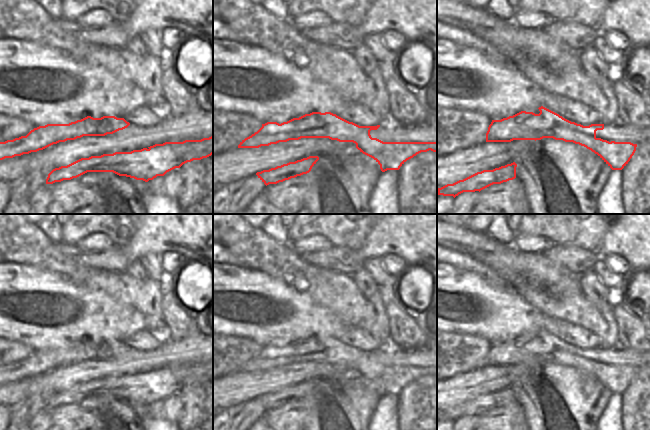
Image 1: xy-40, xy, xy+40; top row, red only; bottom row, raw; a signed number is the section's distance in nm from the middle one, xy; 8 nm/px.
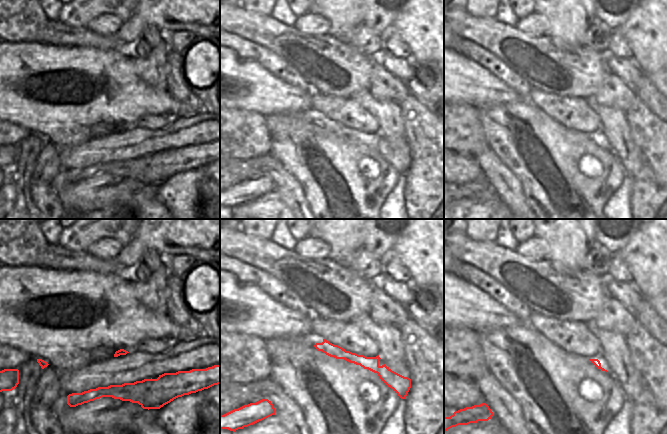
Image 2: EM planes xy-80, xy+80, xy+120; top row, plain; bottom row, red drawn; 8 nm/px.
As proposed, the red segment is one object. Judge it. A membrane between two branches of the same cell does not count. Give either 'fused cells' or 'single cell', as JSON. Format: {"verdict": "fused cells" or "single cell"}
{"verdict": "fused cells"}

